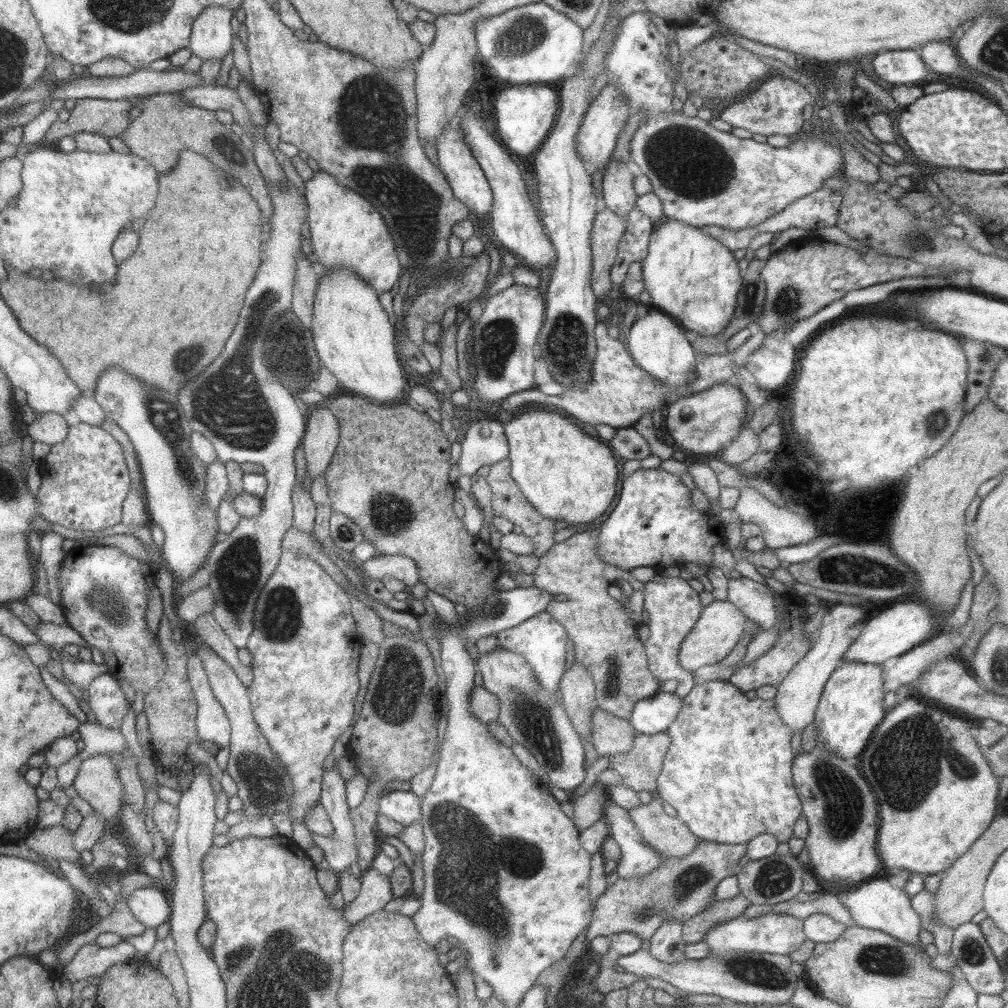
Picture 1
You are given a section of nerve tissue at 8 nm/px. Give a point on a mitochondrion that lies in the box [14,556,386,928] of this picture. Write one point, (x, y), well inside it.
(99, 594)

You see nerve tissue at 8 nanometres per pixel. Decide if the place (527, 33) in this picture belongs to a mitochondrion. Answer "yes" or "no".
yes

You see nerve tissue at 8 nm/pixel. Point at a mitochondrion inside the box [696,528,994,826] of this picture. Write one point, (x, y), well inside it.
(886, 576)

